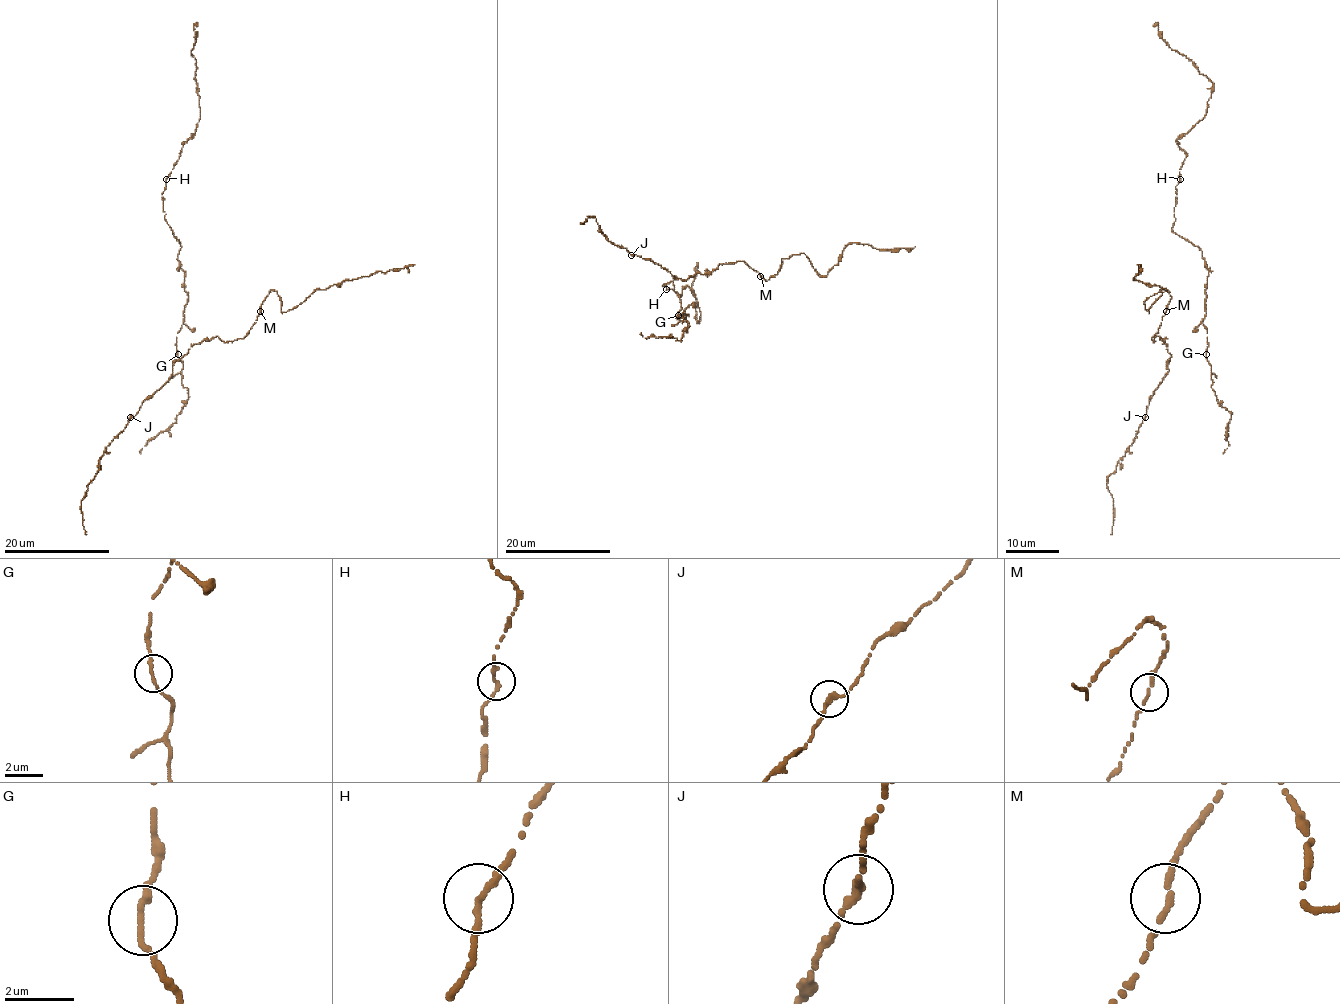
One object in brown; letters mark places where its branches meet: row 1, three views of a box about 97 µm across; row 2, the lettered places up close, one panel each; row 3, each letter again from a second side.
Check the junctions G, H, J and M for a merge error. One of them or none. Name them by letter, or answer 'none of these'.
none of these

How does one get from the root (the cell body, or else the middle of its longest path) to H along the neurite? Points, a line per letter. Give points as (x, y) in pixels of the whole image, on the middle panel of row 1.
H: (683, 315), (689, 315), (682, 318), (678, 314), (682, 307), (681, 301), (671, 281), (663, 283), (666, 289)

